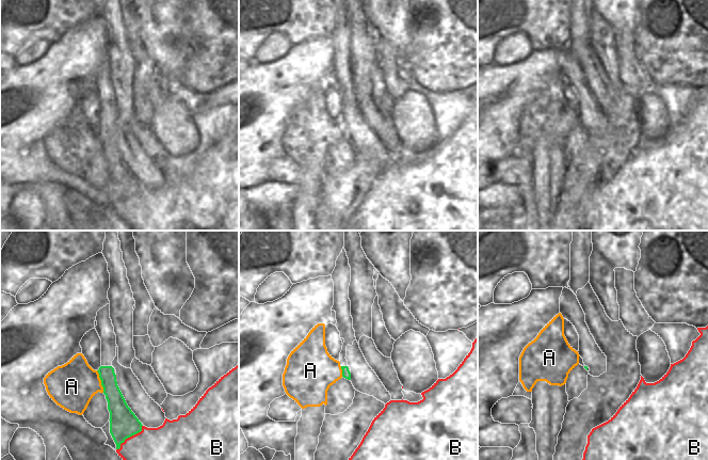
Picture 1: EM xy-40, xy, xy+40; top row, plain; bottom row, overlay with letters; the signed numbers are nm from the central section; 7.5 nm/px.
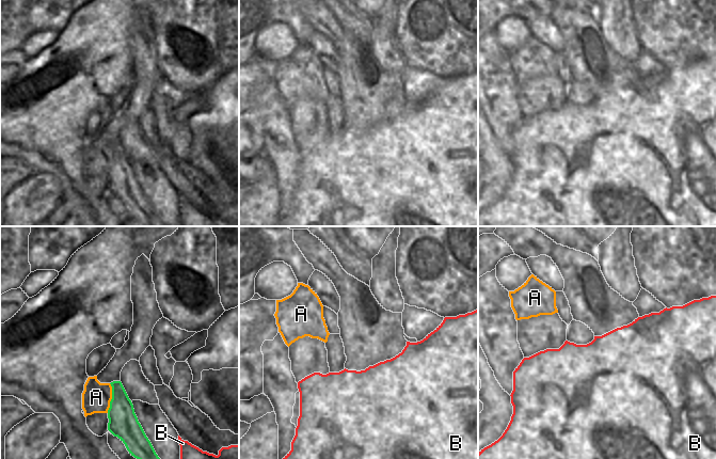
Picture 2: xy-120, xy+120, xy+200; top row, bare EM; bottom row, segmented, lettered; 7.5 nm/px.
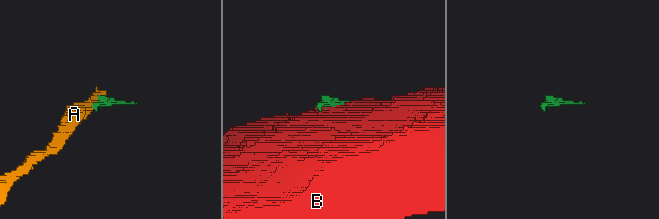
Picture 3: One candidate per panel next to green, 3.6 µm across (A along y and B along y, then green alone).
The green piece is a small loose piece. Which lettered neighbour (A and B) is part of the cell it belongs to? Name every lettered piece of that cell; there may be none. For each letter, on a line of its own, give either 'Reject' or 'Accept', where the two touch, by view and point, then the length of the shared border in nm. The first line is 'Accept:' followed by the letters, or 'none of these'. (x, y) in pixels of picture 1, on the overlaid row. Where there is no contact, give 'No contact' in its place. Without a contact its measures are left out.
Accept: none of these
A: Reject. Touches green at xy-40 (101, 381). Shared border 180 nm
B: Reject. Touches green at xy-40 (130, 435). Shared border 280 nm

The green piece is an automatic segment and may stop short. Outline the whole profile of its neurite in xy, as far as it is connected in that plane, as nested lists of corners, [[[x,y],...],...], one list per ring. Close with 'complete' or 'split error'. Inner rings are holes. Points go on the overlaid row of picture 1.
[[[344,248],[338,256],[336,267],[331,275],[334,282],[334,305],[332,311],[336,312],[336,327],[340,332],[340,338],[344,339],[339,362],[342,369],[342,377],[351,380],[351,368],[345,359],[347,346],[352,346],[356,337],[353,329],[353,318],[351,316],[351,301],[349,299],[351,267]]]; split error

